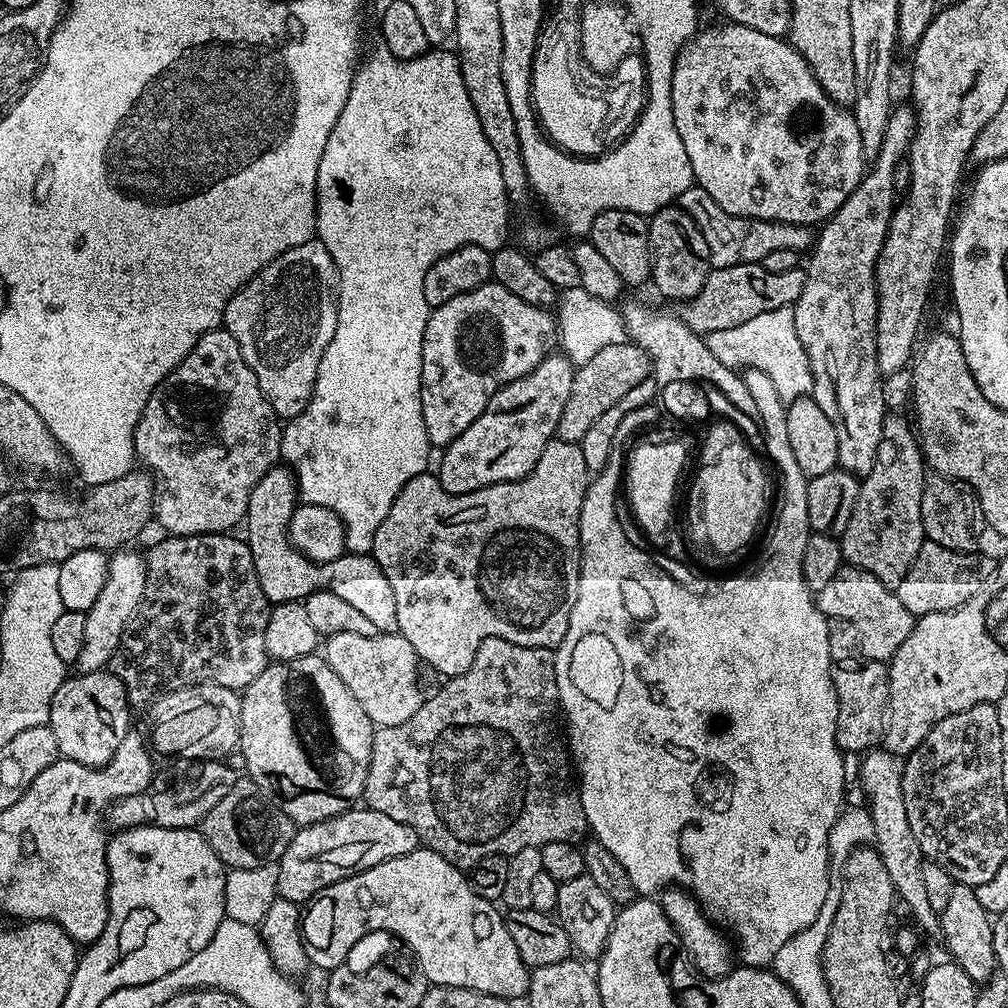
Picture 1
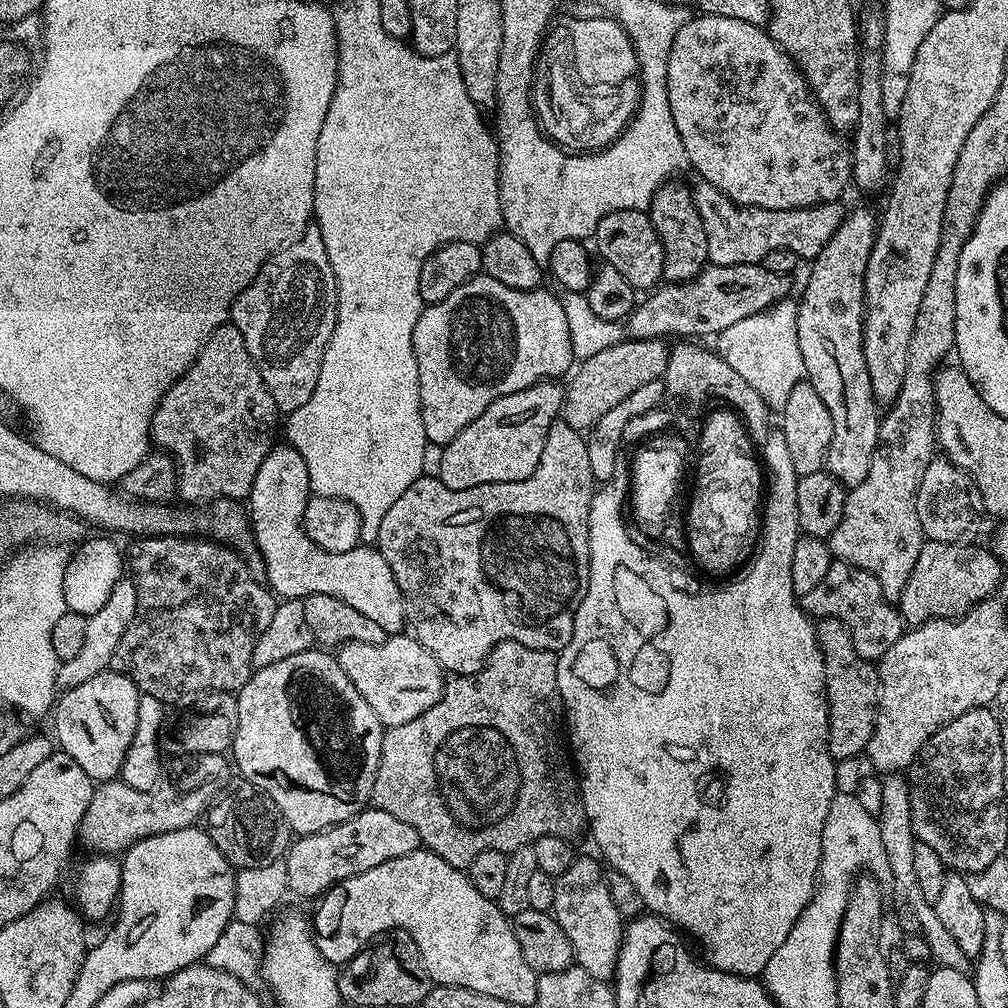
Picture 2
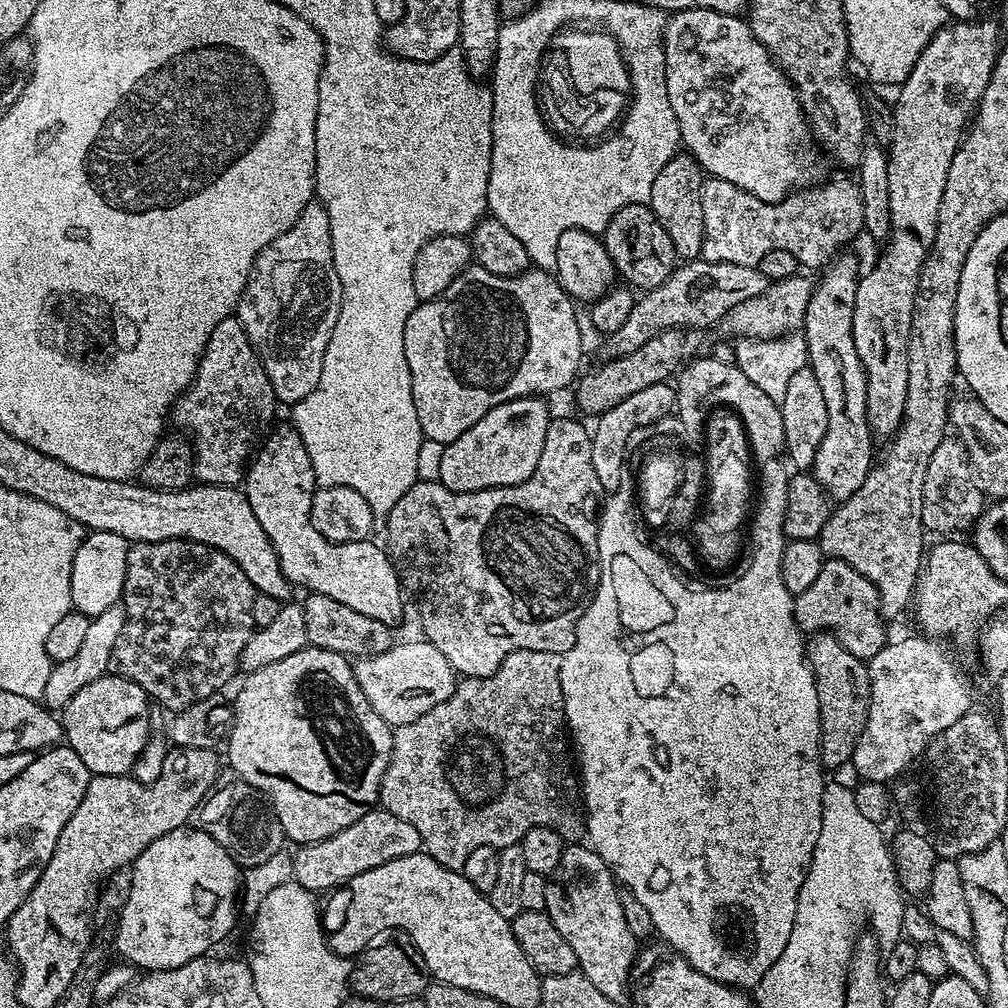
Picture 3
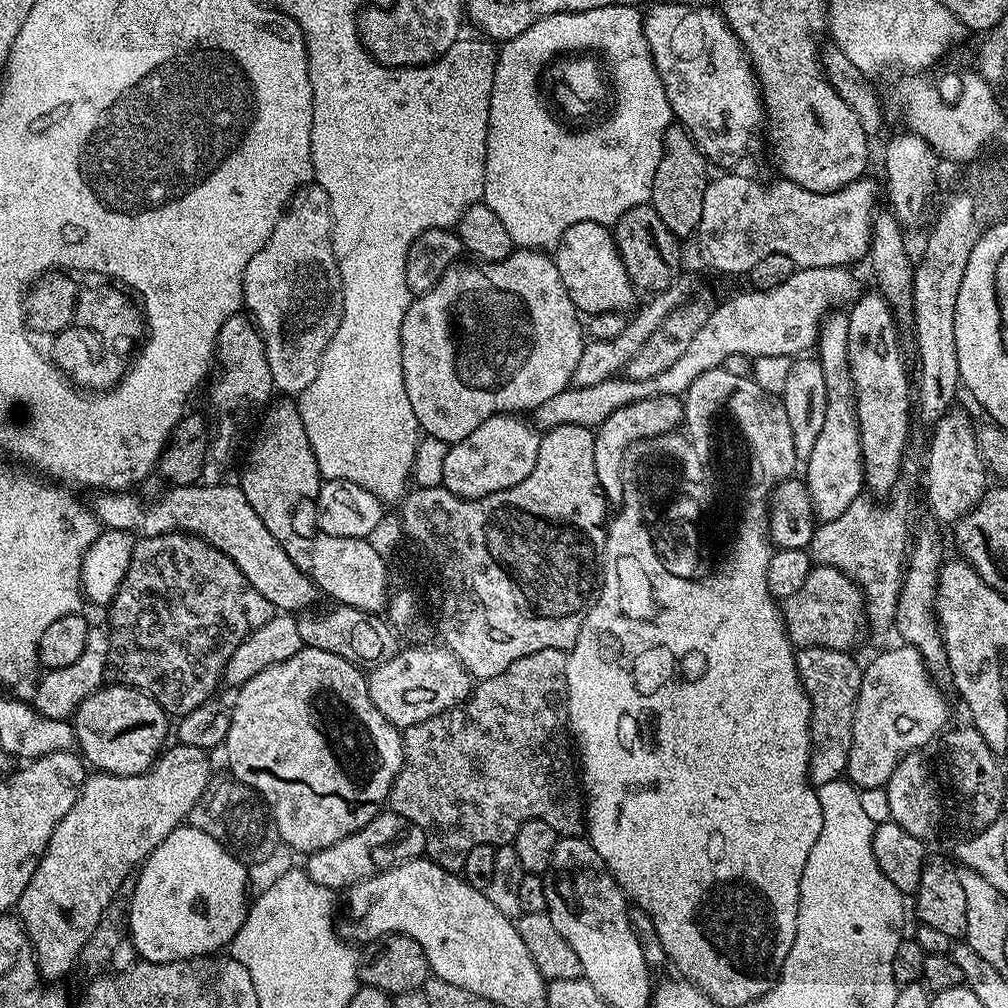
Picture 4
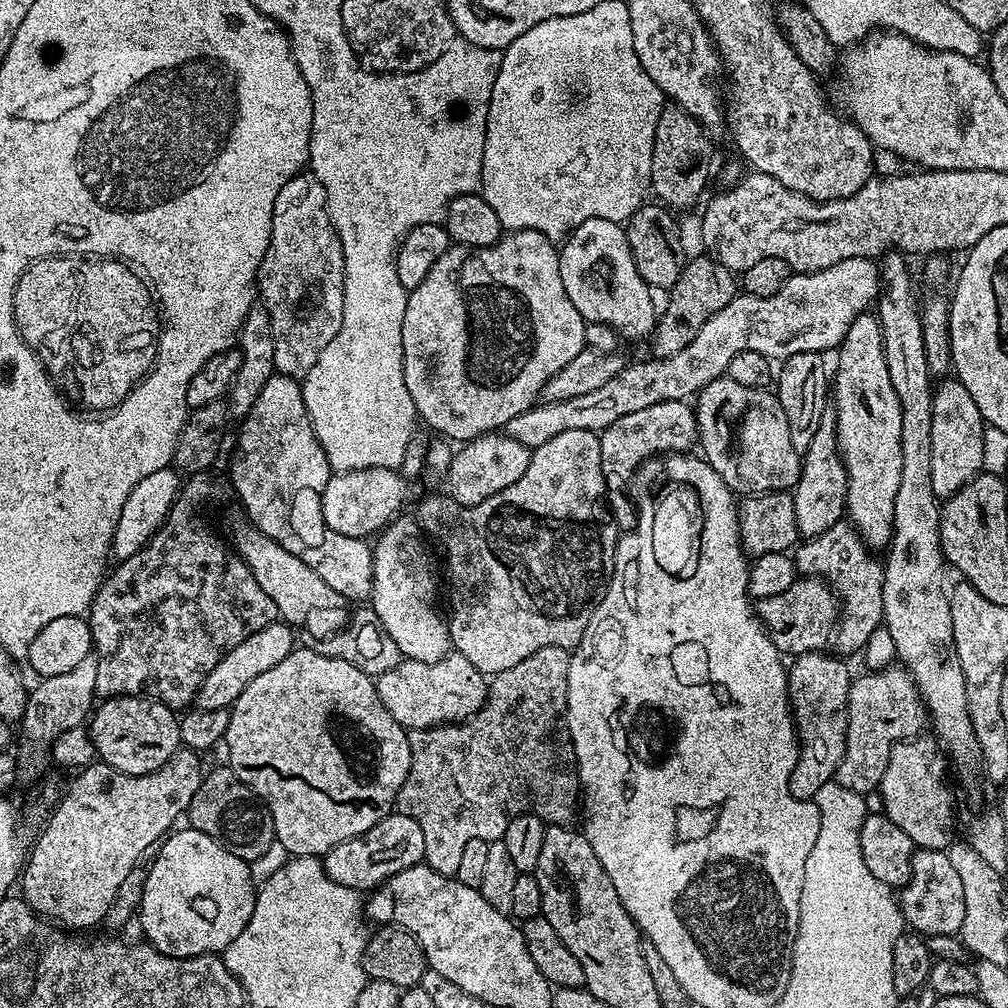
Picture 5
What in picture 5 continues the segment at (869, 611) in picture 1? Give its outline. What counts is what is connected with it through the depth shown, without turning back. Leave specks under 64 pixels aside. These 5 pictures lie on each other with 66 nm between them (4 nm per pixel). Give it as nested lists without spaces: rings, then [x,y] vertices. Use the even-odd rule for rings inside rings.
[[[797,578],[790,590],[782,590],[782,594],[774,594],[774,598],[755,601],[754,611],[780,653],[795,658],[829,647],[836,631],[838,597],[823,579]]]

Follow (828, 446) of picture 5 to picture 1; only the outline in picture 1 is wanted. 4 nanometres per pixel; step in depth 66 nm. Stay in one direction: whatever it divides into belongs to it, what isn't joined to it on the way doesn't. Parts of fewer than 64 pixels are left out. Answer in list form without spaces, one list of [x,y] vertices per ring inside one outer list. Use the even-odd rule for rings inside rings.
[[[911,103],[893,107],[890,122],[886,122],[886,138],[882,150],[871,161],[860,185],[842,202],[842,206],[829,220],[825,220],[811,245],[812,257],[806,260],[806,275],[802,294],[794,305],[794,326],[802,346],[810,358],[812,370],[813,400],[822,406],[822,414],[834,422],[838,434],[838,465],[857,478],[870,474],[874,458],[878,454],[878,442],[882,438],[884,409],[884,384],[876,353],[876,319],[878,297],[876,296],[876,263],[884,245],[892,213],[898,203],[896,197],[896,167],[905,163],[912,140],[916,136],[916,110]]]

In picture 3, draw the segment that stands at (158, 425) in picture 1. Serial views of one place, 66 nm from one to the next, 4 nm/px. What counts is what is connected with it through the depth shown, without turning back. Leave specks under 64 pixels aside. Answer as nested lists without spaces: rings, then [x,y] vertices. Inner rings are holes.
[[[235,315],[222,318],[222,322],[214,326],[214,334],[210,334],[204,353],[200,355],[196,377],[186,391],[176,397],[176,403],[170,409],[171,423],[173,420],[180,428],[188,427],[187,435],[192,441],[194,453],[195,479],[201,484],[239,485],[262,437],[273,423],[271,420],[276,408],[278,401],[270,386],[270,378],[266,378],[266,370],[260,365],[250,338],[246,338],[246,330]]]

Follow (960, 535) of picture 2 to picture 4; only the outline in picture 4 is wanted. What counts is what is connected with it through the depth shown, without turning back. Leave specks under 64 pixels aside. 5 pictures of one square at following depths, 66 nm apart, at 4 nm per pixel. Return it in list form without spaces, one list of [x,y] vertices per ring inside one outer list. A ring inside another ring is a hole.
[[[955,410],[945,412],[936,421],[931,432],[928,469],[924,472],[924,492],[928,495],[928,508],[933,516],[931,519],[941,525],[952,526],[984,497],[990,476],[984,459],[980,457],[980,447],[976,441],[977,429],[972,428],[972,420],[966,413]]]

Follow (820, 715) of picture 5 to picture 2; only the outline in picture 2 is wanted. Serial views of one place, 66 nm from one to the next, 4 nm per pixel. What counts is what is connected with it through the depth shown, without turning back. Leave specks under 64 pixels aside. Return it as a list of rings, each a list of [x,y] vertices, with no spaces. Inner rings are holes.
[[[820,618],[815,621],[815,625],[826,674],[828,745],[832,759],[843,762],[859,752],[861,755],[874,734],[880,698],[880,677],[877,665],[873,661],[863,660],[858,650],[854,650],[850,630],[838,618]]]

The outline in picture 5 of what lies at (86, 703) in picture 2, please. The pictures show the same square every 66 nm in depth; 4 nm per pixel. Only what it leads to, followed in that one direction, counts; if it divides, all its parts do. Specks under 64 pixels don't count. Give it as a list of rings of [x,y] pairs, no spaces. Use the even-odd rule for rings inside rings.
[[[118,696],[101,704],[91,713],[90,731],[96,755],[107,767],[122,770],[122,774],[150,774],[177,755],[180,722],[173,709],[146,696]]]

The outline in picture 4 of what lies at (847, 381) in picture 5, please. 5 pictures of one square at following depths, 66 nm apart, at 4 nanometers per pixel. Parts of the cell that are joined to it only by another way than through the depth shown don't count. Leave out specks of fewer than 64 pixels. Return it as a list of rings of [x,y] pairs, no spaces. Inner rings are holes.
[[[867,292],[847,309],[848,361],[856,391],[864,483],[876,492],[891,493],[897,487],[895,484],[900,476],[900,463],[904,460],[904,447],[908,444],[908,411],[913,411],[914,396],[910,391],[910,368],[904,365],[904,356],[900,353],[901,329],[896,314],[879,292]]]

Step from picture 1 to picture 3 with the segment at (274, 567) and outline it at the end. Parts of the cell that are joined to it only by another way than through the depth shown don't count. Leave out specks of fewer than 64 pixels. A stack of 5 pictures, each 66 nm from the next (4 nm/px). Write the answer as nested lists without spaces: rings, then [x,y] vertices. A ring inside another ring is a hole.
[[[273,427],[263,437],[258,451],[253,455],[242,481],[242,490],[248,496],[258,526],[266,532],[266,538],[276,551],[280,569],[293,586],[304,587],[308,592],[326,594],[342,606],[358,610],[378,618],[389,626],[404,616],[402,577],[383,547],[372,544],[371,539],[354,542],[330,542],[318,534],[312,525],[312,496],[318,487],[314,478],[314,466],[302,438],[295,428]]]

